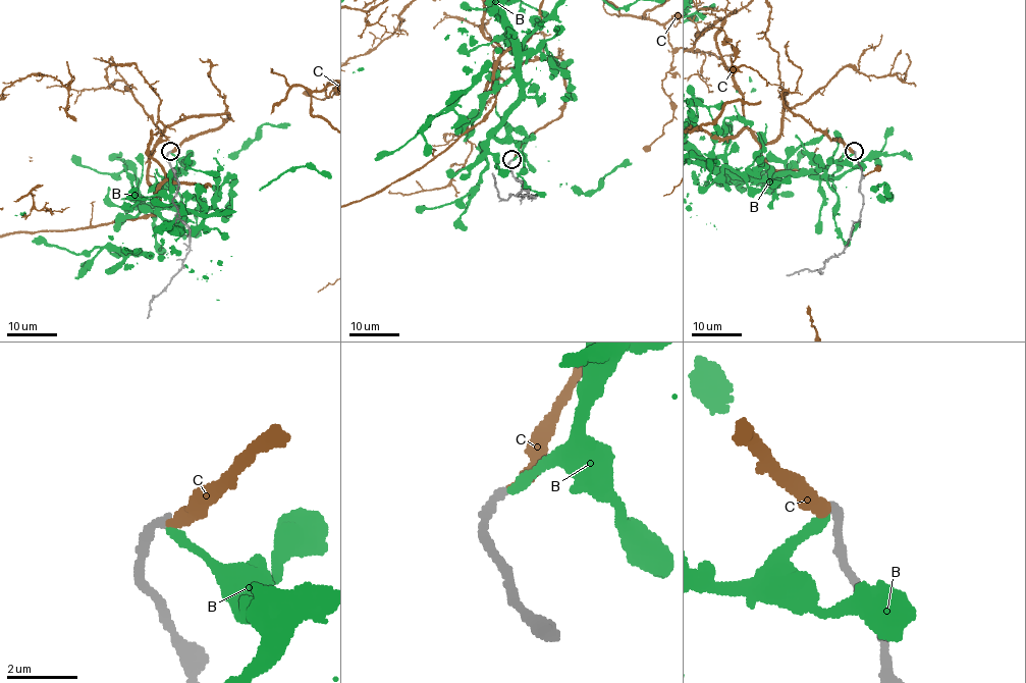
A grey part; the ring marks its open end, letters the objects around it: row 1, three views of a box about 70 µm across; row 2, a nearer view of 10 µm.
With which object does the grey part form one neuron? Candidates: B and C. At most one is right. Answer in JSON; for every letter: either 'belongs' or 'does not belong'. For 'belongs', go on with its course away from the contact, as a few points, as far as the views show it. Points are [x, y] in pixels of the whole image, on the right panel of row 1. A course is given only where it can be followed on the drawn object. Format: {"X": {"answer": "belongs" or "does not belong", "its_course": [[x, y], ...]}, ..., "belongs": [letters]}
{"B": {"answer": "does not belong"}, "C": {"answer": "belongs"}, "belongs": ["C"]}

